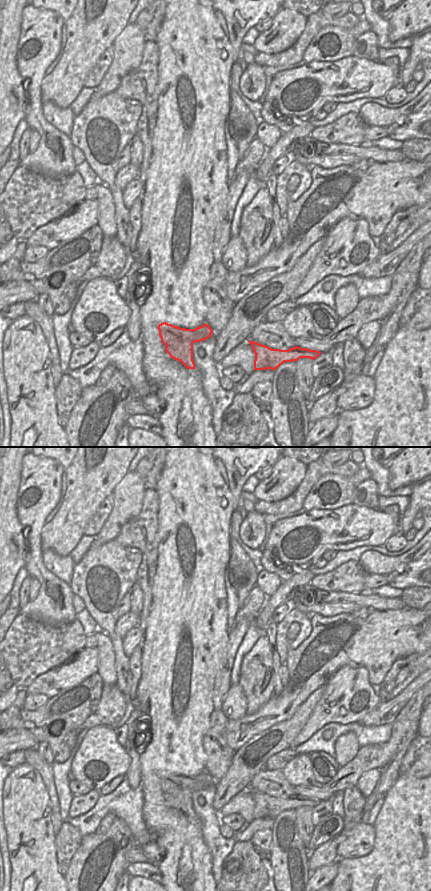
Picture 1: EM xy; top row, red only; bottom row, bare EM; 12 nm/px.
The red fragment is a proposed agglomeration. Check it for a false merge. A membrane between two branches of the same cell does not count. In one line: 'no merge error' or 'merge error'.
merge error

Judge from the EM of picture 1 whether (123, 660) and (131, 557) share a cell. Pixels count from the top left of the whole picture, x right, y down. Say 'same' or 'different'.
same

